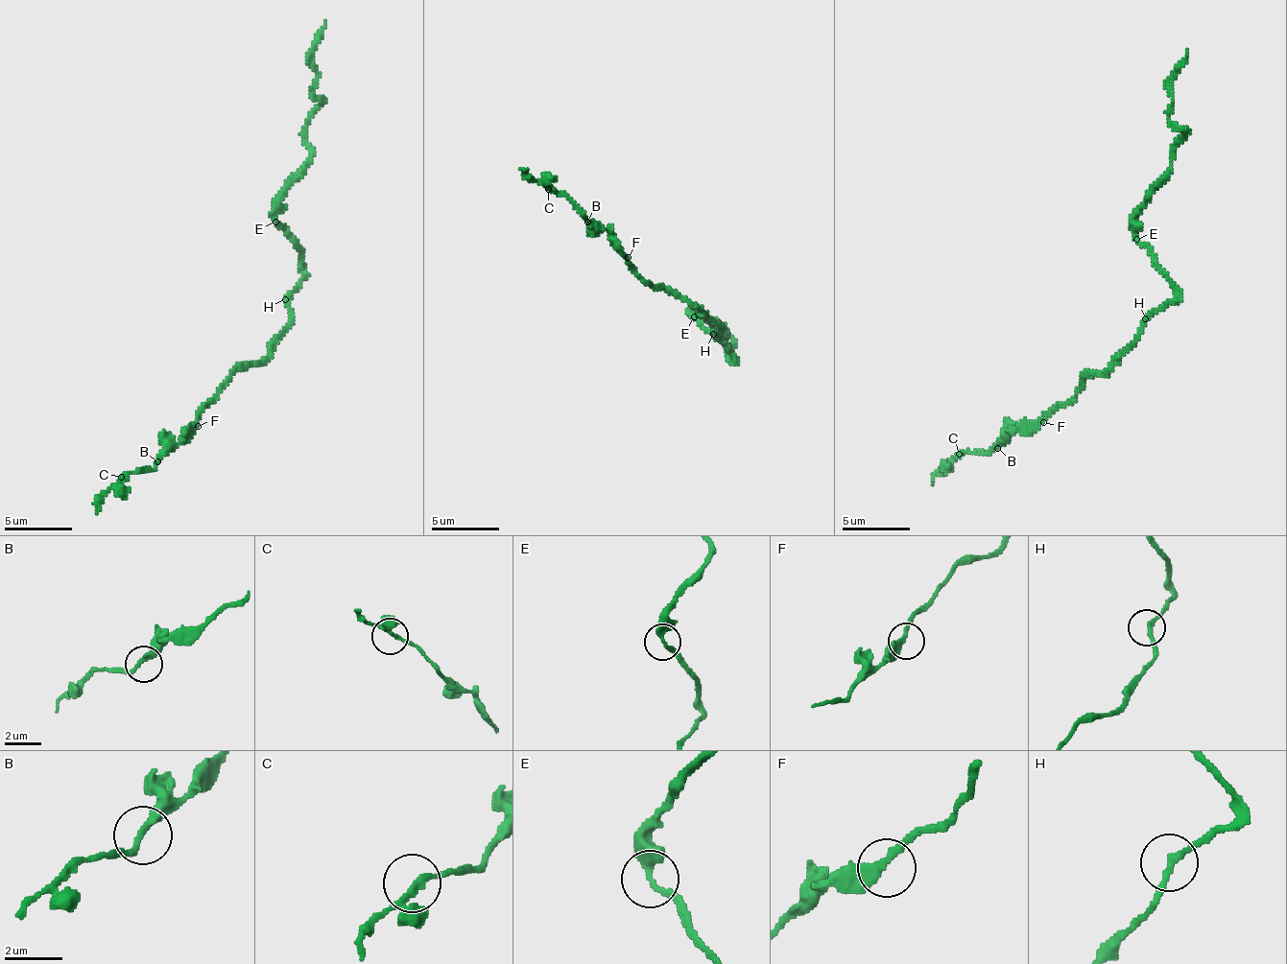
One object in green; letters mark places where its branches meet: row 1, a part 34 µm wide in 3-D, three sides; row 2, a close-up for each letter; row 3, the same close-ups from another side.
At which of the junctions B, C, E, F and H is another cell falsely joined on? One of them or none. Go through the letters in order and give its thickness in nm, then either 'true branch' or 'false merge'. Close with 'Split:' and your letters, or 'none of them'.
B: 260 nm | true branch
C: 200 nm | true branch
E: 280 nm | true branch
F: 280 nm | true branch
H: 200 nm | true branch
Split: none of them

